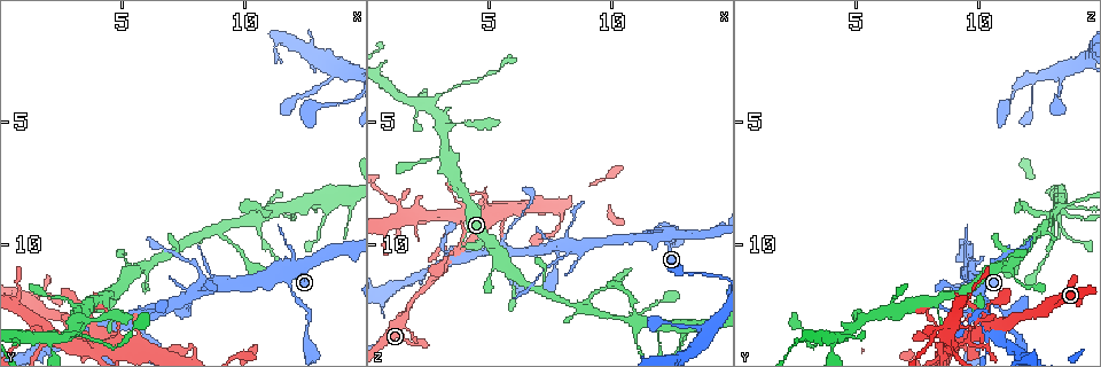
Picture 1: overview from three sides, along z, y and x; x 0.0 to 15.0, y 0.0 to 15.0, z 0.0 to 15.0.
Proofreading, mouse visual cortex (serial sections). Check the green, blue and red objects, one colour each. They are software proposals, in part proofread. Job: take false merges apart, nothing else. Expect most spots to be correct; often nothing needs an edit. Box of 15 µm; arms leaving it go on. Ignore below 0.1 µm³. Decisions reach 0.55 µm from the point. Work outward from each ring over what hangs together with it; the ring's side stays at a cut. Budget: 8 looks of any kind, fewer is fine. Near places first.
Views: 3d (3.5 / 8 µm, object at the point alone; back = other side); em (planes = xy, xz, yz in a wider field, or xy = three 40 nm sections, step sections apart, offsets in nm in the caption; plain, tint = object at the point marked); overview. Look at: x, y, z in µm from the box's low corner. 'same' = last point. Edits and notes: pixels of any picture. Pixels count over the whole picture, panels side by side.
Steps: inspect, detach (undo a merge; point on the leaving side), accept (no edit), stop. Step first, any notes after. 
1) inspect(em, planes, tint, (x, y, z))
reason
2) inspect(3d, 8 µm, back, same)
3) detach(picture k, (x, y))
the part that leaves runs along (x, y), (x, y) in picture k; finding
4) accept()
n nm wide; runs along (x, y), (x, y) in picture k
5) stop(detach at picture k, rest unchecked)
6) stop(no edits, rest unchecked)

inspect(3d, 8 µm, (12.1, 11.0, 9.6))
small branch off a trunk

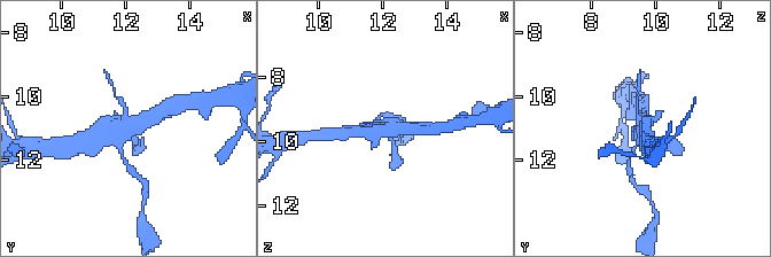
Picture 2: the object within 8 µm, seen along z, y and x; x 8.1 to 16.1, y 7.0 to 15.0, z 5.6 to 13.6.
inspect(em, xy, step 1, tint, (12.2, 11.1, 9.6))
need the tissue

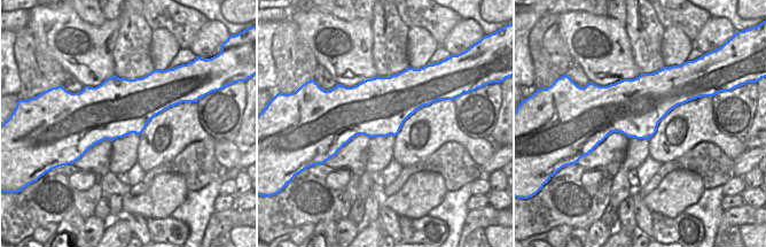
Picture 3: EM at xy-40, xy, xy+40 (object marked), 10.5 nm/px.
accept()
runs along (395, 154), (386, 127), (357, 130) in picture 2; one cell here

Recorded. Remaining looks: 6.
inspect(3d, 3.5 µm, (10.4, 8.9, 13.0))
two arms at a narrow angle

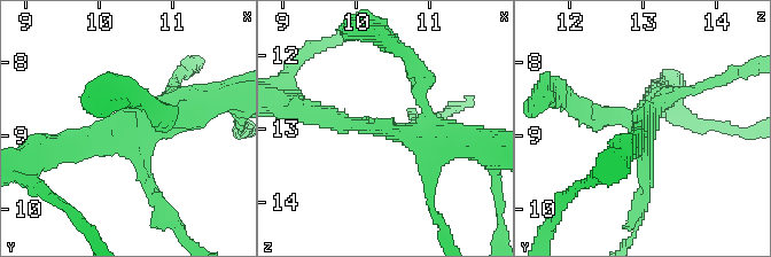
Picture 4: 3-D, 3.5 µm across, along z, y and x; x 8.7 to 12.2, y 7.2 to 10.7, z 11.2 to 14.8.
inspect(em, planes, plain, (10.35, 8.90, 13.00))

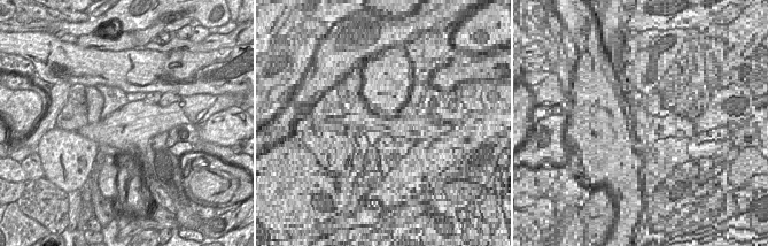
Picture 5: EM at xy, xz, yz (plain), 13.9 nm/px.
inspect(em, planes, tint, same)
with the object marked

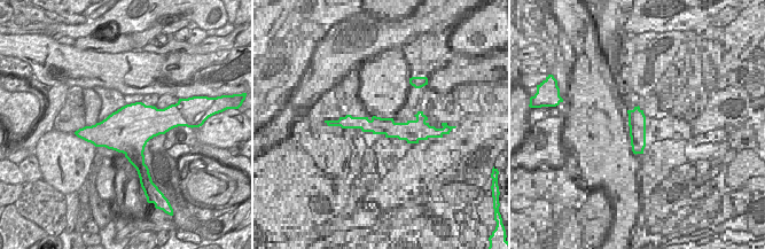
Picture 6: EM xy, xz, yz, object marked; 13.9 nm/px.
accept()
arms of 150, 200, 250, 300 nm; runs along (53, 149), (197, 107) in picture 4; continuous, no second cell

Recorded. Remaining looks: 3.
inspect(3d, 8 µm, (3.6, 13.3, 10.4))
thin arm on a thick one

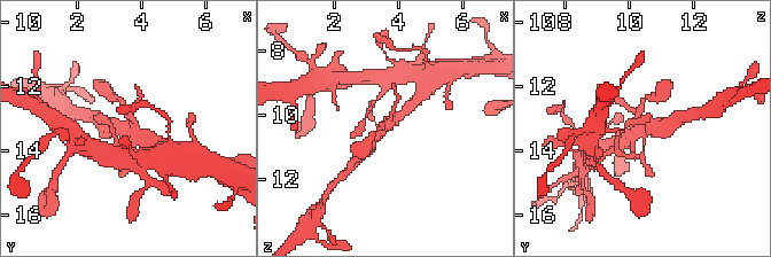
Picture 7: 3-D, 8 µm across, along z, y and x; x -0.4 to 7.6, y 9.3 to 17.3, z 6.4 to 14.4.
inspect(3d, 3.5 µm, (3.6, 13.3, 10.4))
closer look

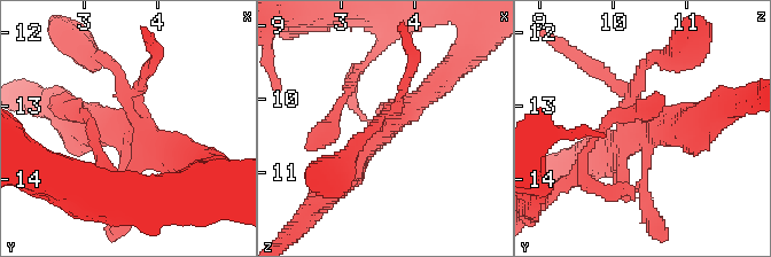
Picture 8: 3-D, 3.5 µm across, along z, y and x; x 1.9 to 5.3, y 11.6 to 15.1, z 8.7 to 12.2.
inspect(em, planes, tint, (3.60, 13.30, 10.45))
need the tissue

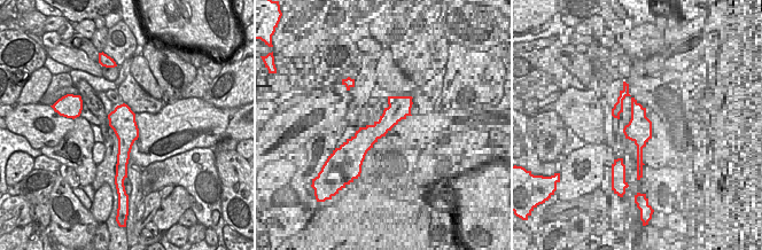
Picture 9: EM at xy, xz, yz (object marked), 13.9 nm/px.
accept()
runs along (331, 185), (436, 85) in picture 8; all the same cell

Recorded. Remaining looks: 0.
stop(no edits, rest unchecked)

